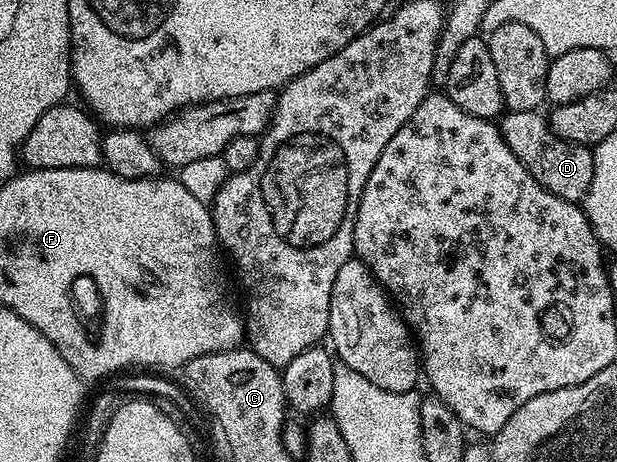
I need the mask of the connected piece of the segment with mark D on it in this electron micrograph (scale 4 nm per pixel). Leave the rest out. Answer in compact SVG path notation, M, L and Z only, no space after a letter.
M542 111L507 112L498 121L499 132L505 138L509 150L517 154L517 162L557 198L565 198L571 204L579 204L587 196L589 182L593 182L593 162L595 153L588 145L572 144L560 138Z

